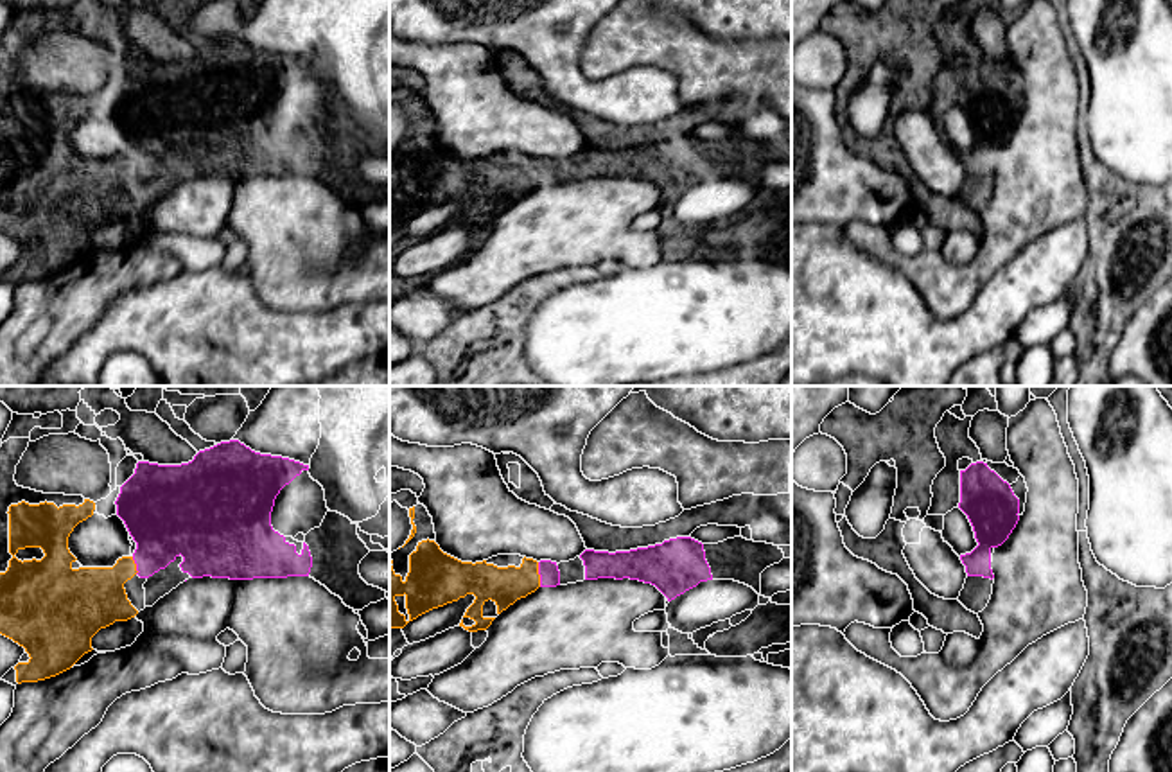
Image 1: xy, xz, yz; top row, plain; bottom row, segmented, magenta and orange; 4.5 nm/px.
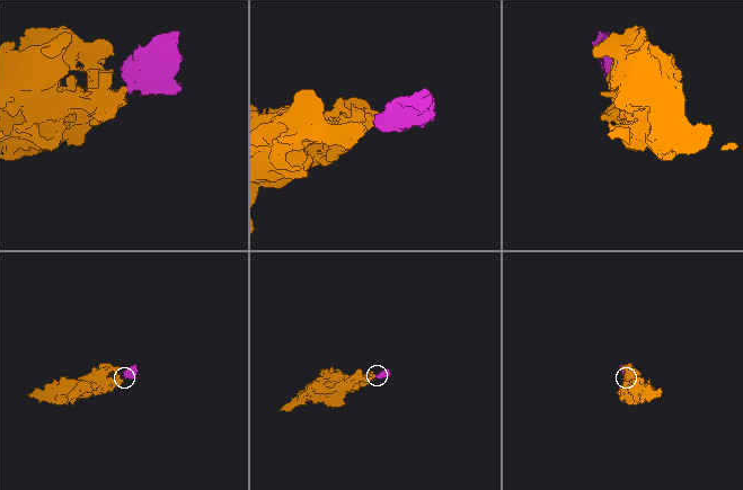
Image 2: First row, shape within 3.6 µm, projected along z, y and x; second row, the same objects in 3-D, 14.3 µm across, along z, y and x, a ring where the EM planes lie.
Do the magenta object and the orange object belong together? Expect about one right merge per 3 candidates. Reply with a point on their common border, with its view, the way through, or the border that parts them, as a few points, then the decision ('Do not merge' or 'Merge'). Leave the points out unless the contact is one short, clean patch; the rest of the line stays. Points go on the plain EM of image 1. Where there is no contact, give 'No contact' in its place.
Touches magenta at xz (539, 171). Path across: xz (550, 175), (539, 171), (505, 184). Merge

